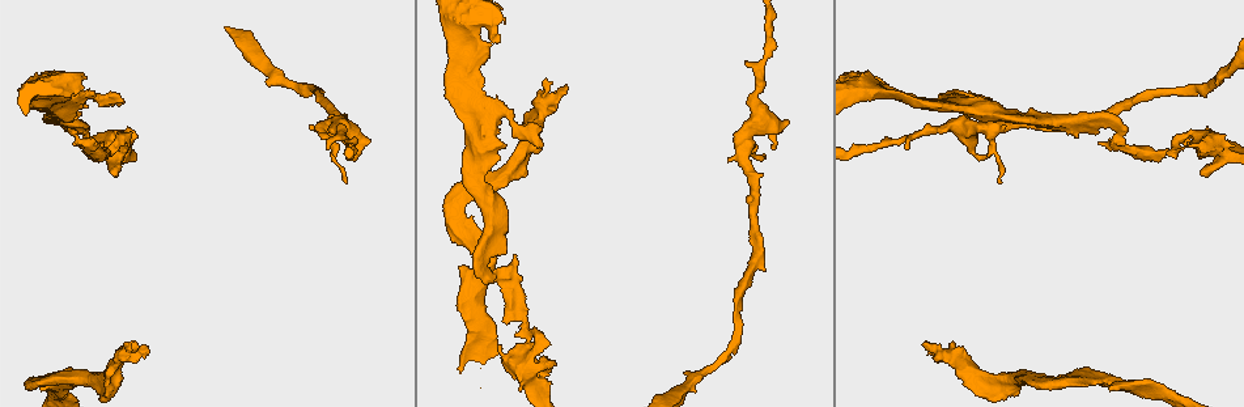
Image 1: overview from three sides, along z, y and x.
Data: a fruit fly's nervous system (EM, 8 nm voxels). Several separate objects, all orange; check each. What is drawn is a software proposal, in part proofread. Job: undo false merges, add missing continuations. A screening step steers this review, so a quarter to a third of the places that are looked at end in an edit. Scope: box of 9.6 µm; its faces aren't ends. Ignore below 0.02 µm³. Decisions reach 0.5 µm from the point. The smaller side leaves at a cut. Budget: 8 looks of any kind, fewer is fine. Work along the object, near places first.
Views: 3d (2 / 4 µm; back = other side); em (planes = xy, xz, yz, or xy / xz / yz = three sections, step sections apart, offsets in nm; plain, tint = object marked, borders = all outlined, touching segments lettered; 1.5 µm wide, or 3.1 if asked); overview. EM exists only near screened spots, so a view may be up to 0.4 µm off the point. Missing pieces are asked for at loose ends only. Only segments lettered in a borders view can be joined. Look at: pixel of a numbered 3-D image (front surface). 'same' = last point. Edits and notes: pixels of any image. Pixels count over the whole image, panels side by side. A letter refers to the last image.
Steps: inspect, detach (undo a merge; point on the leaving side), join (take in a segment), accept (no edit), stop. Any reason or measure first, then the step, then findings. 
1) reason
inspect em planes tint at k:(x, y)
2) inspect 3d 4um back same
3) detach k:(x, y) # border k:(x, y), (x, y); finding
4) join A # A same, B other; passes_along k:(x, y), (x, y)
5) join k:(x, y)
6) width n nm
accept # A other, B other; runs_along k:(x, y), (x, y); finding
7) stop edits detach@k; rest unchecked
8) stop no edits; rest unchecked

a fork
inspect em planes tint at 1:(59, 386)

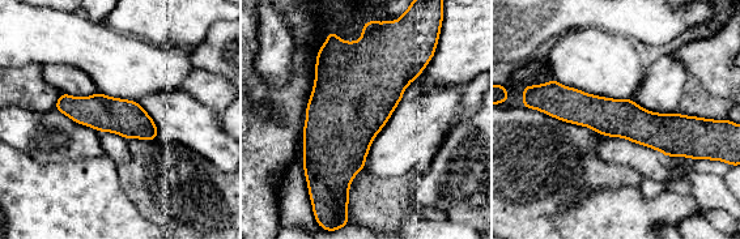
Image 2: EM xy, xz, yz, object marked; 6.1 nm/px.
see the neighbours
inspect em planes borders same

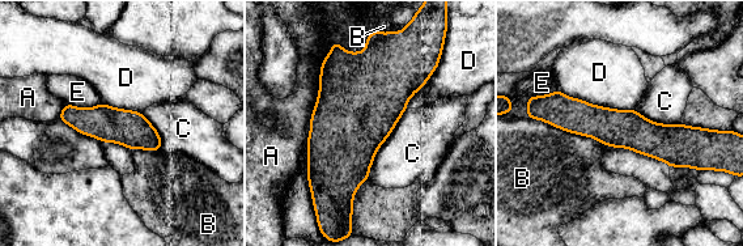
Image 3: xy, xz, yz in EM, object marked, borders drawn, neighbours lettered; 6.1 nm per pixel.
accept # A other, B other, C other, D other, E other; runs_along 3:(530, 102), (636, 132), (683, 132); continuous, no second neuron

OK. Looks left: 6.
branch point
inspect 3d 4um at 1:(527, 146)

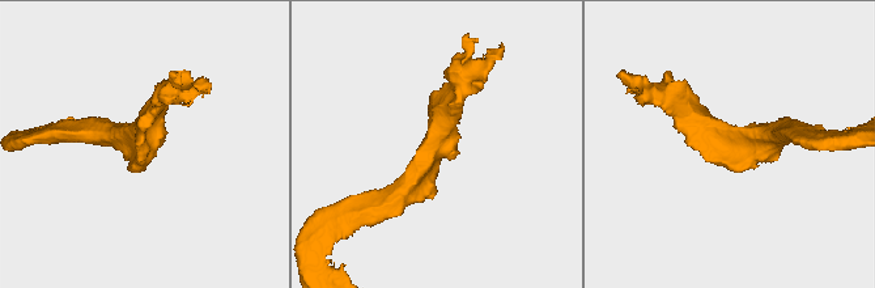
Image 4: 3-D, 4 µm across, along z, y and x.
inspect em planes borders at 4:(141, 135)

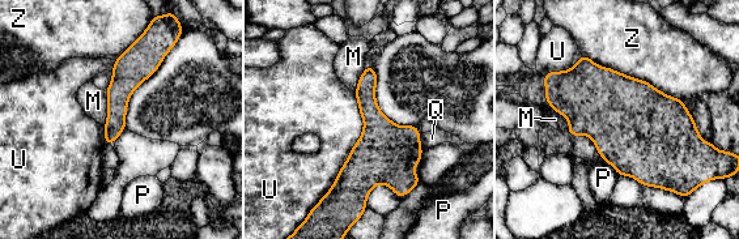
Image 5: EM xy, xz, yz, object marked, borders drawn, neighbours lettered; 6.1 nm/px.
accept # M other, P other, Q other, U other, Z other; runs_along 5:(136, 50), (109, 140); one neuron here

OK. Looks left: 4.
closes a loop
inspect em planes borders at 1:(491, 228)

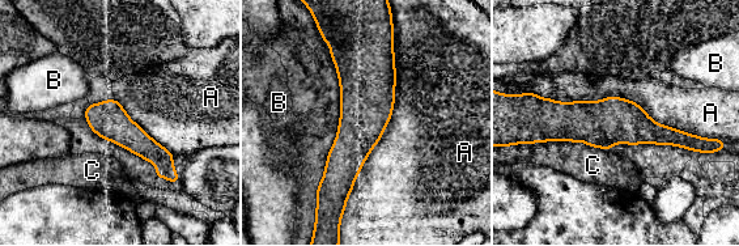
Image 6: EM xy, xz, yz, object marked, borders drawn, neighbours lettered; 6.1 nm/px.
longest_contact A 1100 nm
accept # A other, B other, C other; all the same neuron

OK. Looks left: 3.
stop no edits; rest unchecked

